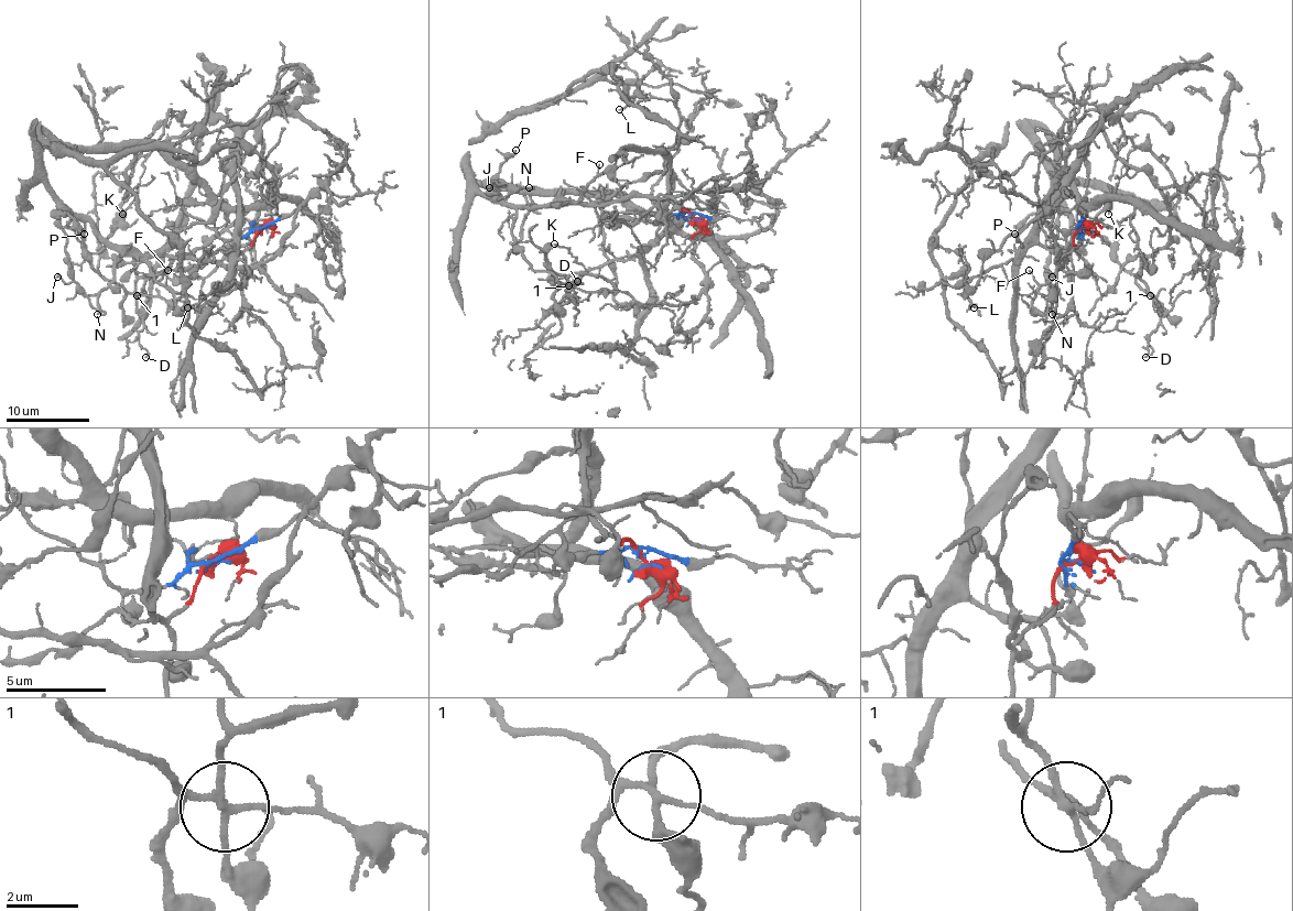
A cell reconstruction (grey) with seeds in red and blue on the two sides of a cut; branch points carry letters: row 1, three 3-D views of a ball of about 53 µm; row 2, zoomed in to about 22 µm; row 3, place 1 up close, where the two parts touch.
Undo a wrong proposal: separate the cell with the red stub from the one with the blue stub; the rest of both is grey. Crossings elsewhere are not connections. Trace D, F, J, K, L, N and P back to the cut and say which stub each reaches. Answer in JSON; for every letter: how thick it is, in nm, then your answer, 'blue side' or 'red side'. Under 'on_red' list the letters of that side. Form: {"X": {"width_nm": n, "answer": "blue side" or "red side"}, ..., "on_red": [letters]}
{"D": {"width_nm": 100, "answer": "red side"}, "F": {"width_nm": 100, "answer": "blue side"}, "J": {"width_nm": 110, "answer": "blue side"}, "K": {"width_nm": 100, "answer": "red side"}, "L": {"width_nm": 110, "answer": "red side"}, "N": {"width_nm": 140, "answer": "blue side"}, "P": {"width_nm": 170, "answer": "blue side"}, "on_red": ["D", "K", "L"]}

